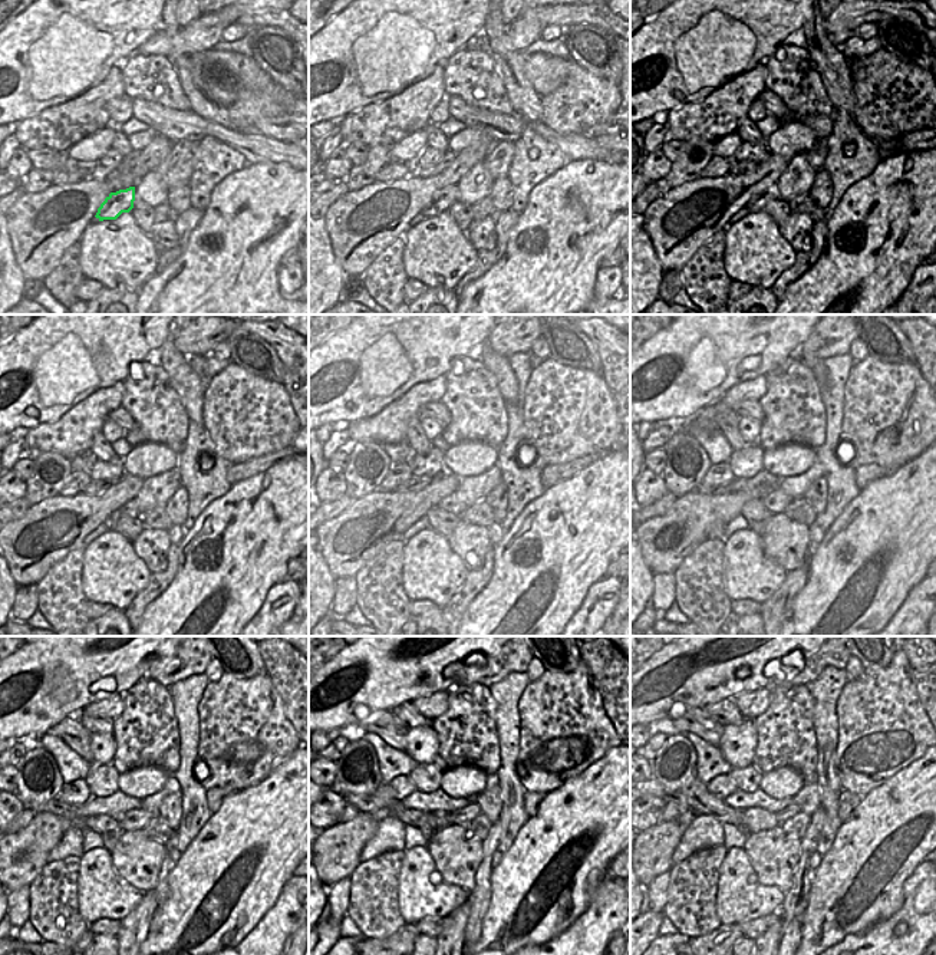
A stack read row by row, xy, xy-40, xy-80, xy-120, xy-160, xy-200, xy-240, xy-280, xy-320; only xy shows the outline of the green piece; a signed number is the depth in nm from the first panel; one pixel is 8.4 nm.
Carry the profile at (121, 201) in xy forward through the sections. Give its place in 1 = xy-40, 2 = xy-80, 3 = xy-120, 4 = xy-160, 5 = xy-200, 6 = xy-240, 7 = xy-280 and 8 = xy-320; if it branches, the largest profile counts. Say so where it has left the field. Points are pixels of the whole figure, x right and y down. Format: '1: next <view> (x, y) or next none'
1: next xy-40 (441, 201)
2: next xy-80 (757, 204)
3: next xy-120 (131, 507)
4: next xy-160 (451, 503)
5: next xy-200 (775, 501)
6: next xy-240 (138, 819)
7: next xy-280 (462, 816)
8: next xy-320 (793, 809)

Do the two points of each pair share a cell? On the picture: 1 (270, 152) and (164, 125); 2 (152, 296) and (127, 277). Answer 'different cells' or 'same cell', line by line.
1: same cell
2: different cells

